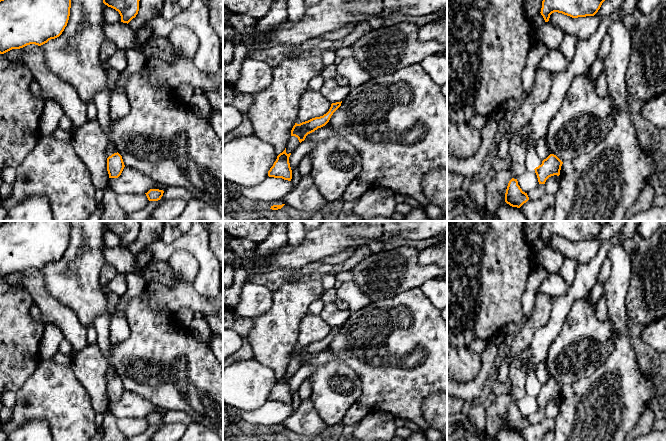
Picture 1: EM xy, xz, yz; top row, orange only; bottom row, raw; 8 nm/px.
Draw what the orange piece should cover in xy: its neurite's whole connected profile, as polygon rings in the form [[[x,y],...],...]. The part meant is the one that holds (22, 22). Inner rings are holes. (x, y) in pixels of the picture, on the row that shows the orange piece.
[[[0,0],[0,54],[30,44],[41,46],[59,37],[67,26],[71,0]]]

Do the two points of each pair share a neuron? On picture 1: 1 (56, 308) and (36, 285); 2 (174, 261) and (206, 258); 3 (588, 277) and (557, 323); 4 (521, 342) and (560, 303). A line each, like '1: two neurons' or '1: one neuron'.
1: one neuron
2: two neurons
3: one neuron
4: two neurons

